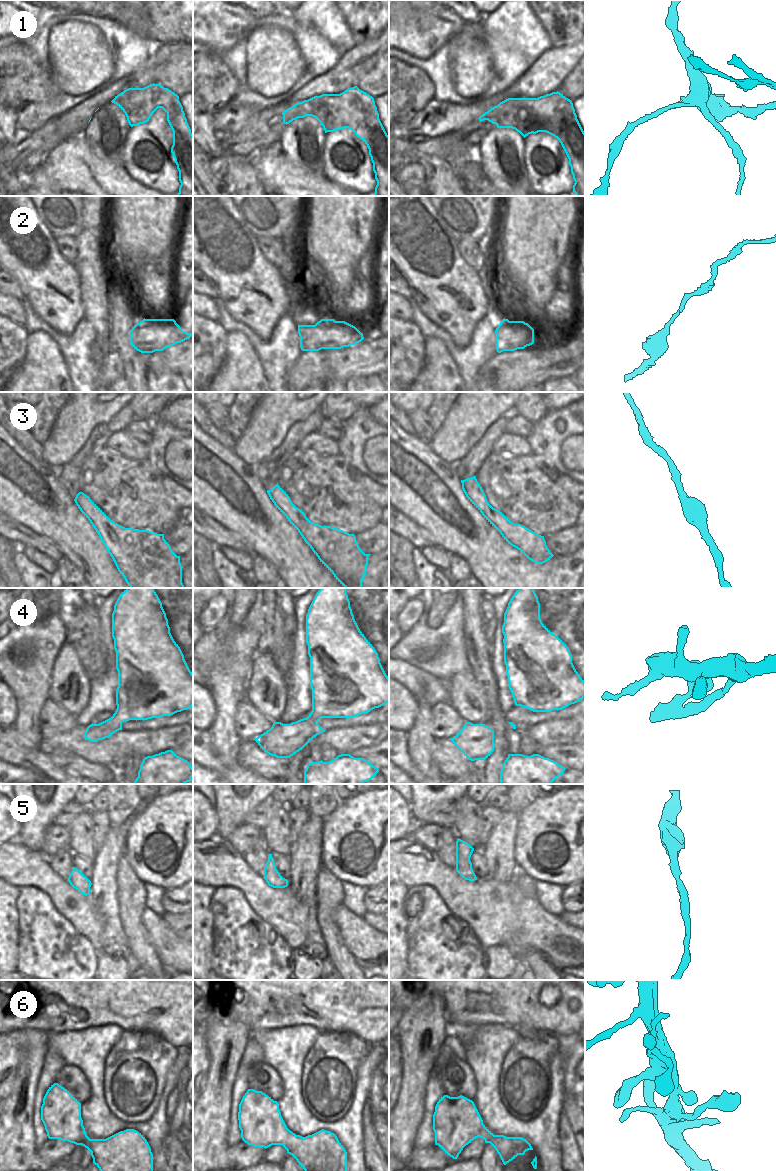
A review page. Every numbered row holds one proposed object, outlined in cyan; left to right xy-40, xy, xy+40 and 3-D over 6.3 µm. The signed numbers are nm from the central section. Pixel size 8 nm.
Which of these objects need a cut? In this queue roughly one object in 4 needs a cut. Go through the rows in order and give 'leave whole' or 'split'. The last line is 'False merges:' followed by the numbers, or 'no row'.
1: split
2: leave whole
3: leave whole
4: leave whole
5: leave whole
6: leave whole
False merges: 1

